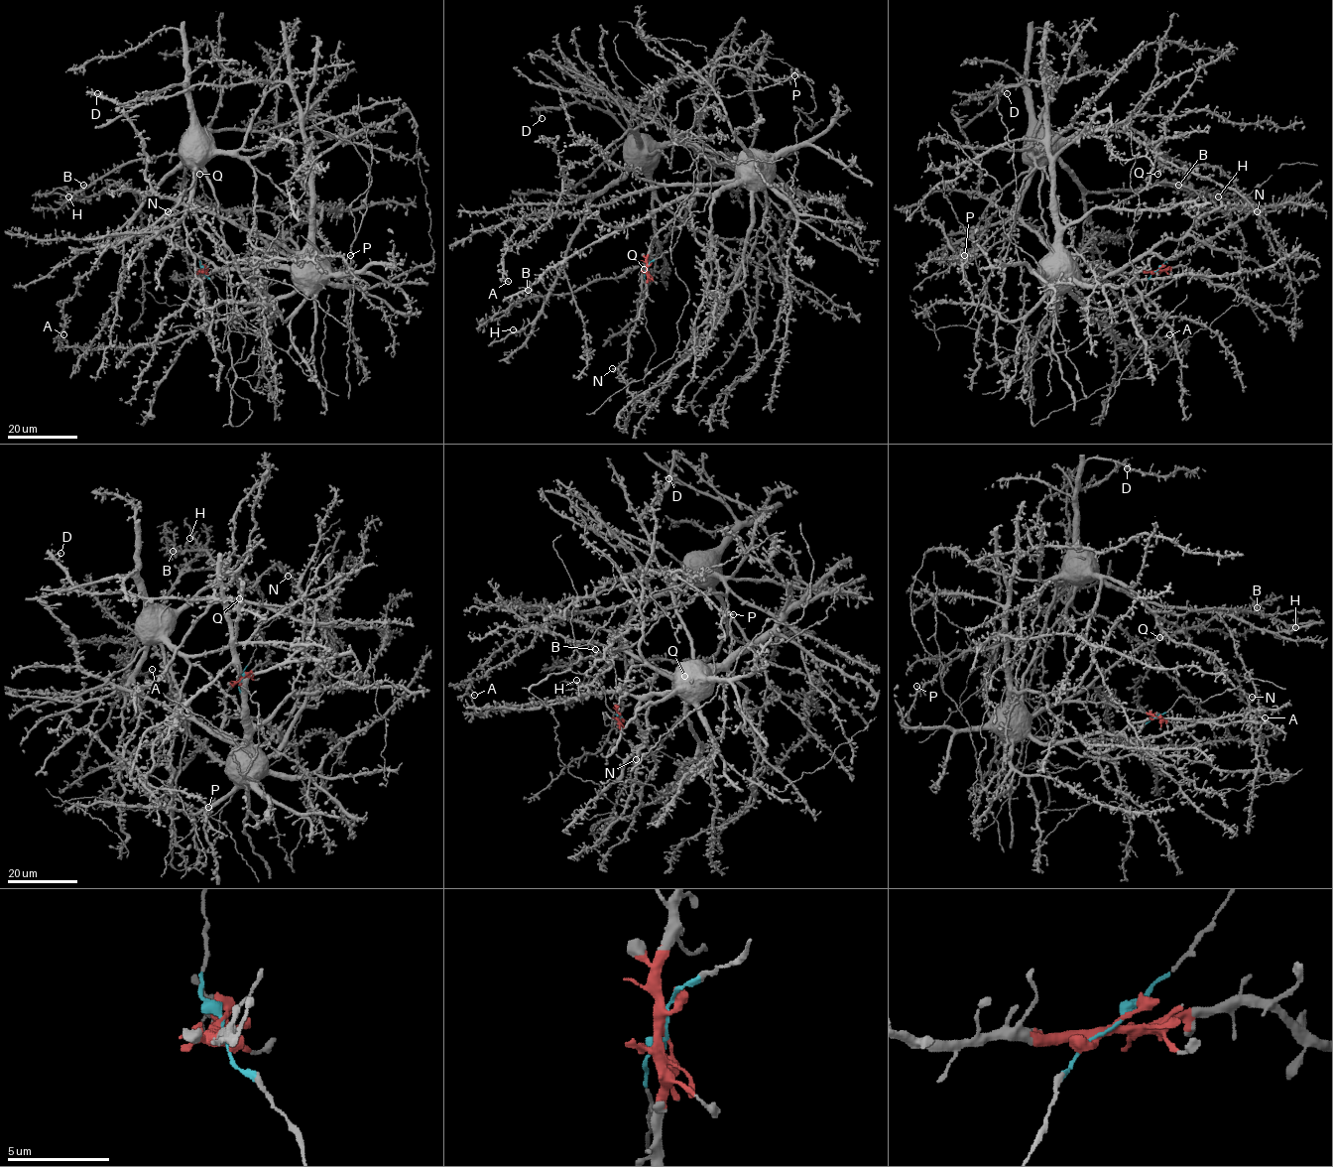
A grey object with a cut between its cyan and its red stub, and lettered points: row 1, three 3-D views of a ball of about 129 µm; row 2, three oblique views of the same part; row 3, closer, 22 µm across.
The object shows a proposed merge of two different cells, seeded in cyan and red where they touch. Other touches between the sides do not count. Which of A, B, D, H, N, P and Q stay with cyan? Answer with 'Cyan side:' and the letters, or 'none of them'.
Cyan side: A, B, D, H, N, P, Q

